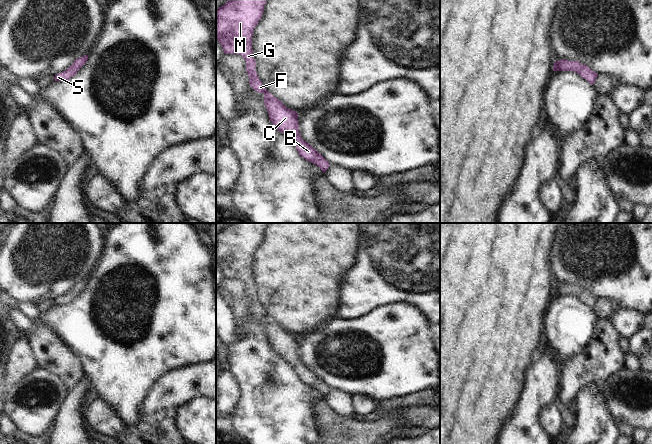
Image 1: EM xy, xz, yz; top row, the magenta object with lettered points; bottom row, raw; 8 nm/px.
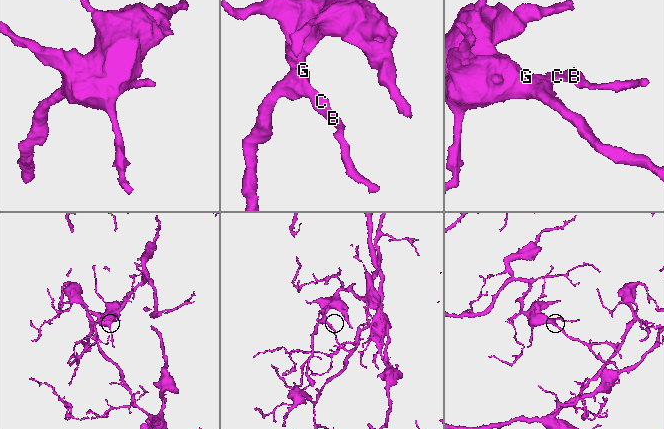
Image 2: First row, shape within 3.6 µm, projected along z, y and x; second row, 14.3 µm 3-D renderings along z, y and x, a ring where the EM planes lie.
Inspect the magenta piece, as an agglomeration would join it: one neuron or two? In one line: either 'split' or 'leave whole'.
leave whole

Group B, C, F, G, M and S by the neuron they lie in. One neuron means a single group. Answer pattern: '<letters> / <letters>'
B C F G M S

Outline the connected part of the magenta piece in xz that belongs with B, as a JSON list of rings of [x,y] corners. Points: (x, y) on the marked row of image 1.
[[[228,0],[216,10],[216,39],[225,54],[239,54],[246,61],[249,85],[264,94],[264,104],[269,120],[281,133],[288,136],[301,157],[315,164],[324,173],[329,162],[309,143],[304,141],[299,132],[298,113],[287,108],[274,97],[260,81],[255,70],[252,36],[260,21],[267,0]]]

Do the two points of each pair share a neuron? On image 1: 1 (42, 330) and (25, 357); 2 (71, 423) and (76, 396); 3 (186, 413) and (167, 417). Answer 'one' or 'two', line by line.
1: two
2: one
3: two

